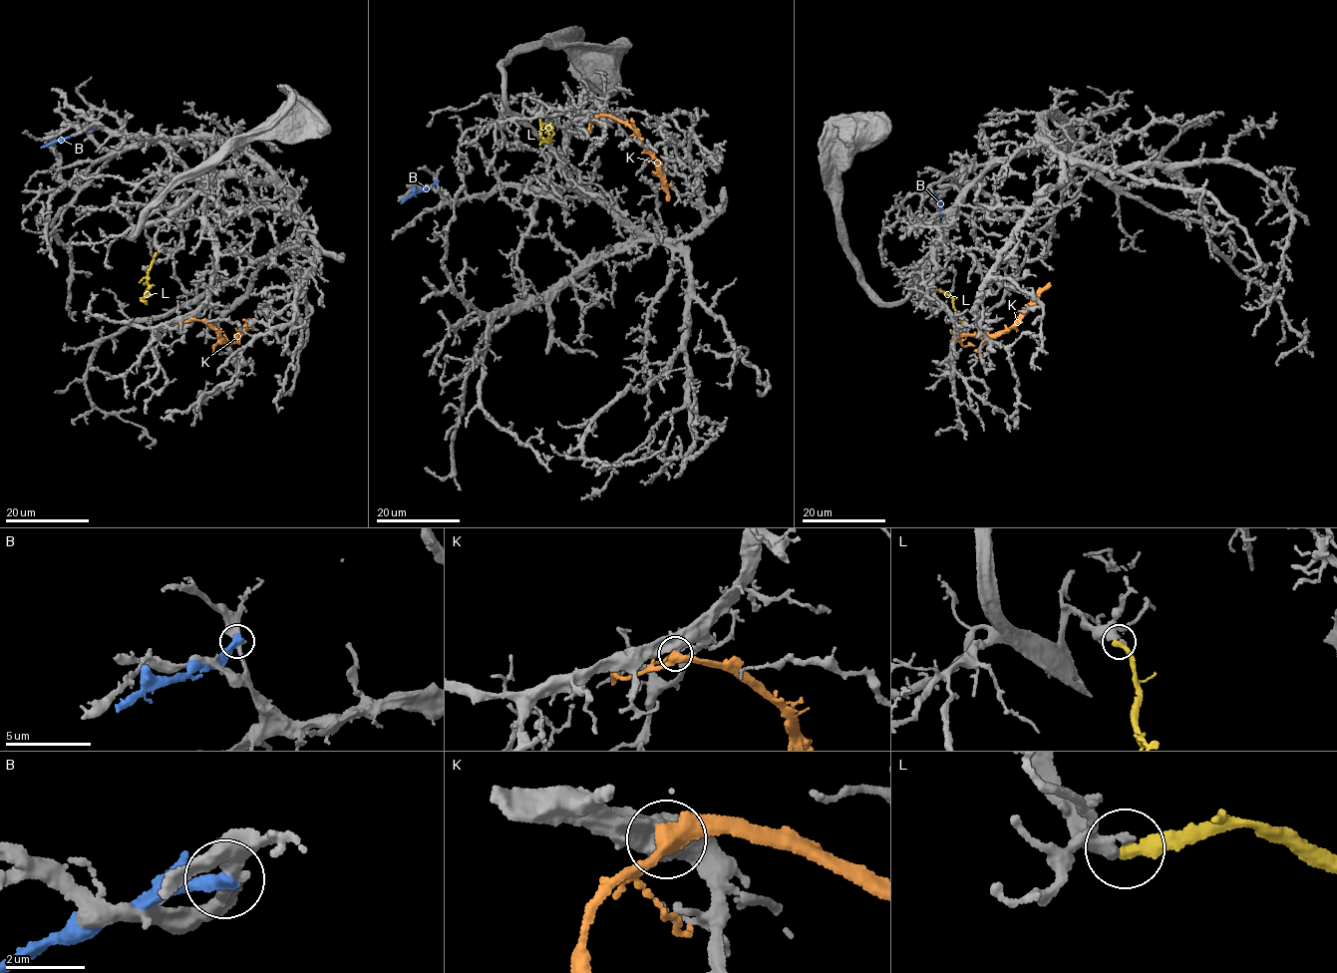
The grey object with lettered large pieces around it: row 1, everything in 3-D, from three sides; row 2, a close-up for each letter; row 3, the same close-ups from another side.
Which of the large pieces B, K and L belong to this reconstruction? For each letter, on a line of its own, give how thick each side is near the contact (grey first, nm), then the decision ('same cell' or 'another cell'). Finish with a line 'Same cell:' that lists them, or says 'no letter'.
B: calibres 360 and 400 nm; another cell
K: calibres 550 and 440 nm; same cell
L: calibres 360 and 360 nm; same cell
Same cell: K, L

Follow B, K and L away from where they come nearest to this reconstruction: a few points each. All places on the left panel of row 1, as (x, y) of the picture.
B: (93, 127), (40, 147)
K: (190, 317), (207, 322), (229, 342), (250, 318)
L: (158, 248), (147, 279), (149, 289), (142, 300), (147, 304)

